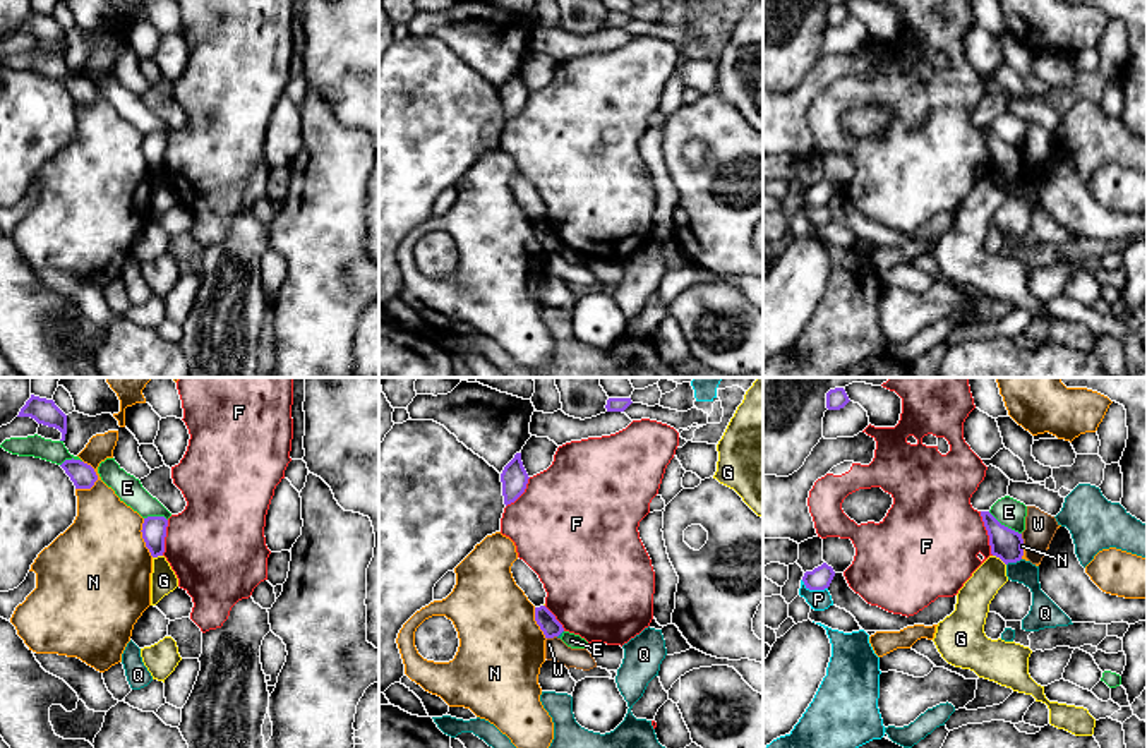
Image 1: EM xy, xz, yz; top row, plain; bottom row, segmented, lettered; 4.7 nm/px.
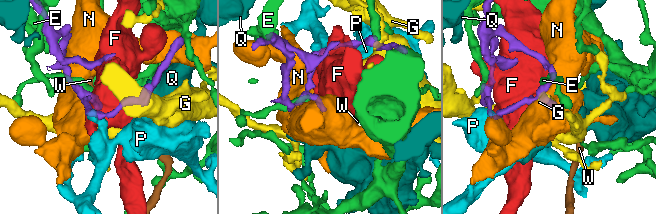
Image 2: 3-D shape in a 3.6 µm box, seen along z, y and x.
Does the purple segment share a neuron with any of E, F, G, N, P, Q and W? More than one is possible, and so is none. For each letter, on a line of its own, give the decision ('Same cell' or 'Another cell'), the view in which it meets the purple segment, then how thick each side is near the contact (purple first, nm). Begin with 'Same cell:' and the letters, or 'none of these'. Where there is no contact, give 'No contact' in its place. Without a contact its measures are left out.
Same cell: none of these
E: Another cell. Touches purple in yz. Thickness 140 nm (purple) against 140 nm
F: Another cell. Touches purple in yz. Thickness 140 nm (purple) against 440 nm
G: Another cell. Touches purple in yz. Thickness 140 nm (purple) against 160 nm
N: Another cell. Touches purple in xy. Thickness 120 nm (purple) against 300 nm
P: Another cell. Touches purple in yz. Thickness 110 nm (purple) against 100 nm
Q: Another cell. Touches purple in yz. Thickness 140 nm (purple) against 110 nm
W: Another cell. Touches purple in yz. Thickness 140 nm (purple) against 140 nm

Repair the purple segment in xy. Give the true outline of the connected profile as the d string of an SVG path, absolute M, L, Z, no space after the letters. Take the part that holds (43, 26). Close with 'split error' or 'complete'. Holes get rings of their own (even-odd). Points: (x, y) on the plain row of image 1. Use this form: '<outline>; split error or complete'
M31 10L31 14L21 24L17 33L31 33L38 39L55 43L62 48L60 57L65 57L67 31L55 21L53 15L46 15L46 14L39 14L39 12Z; complete

